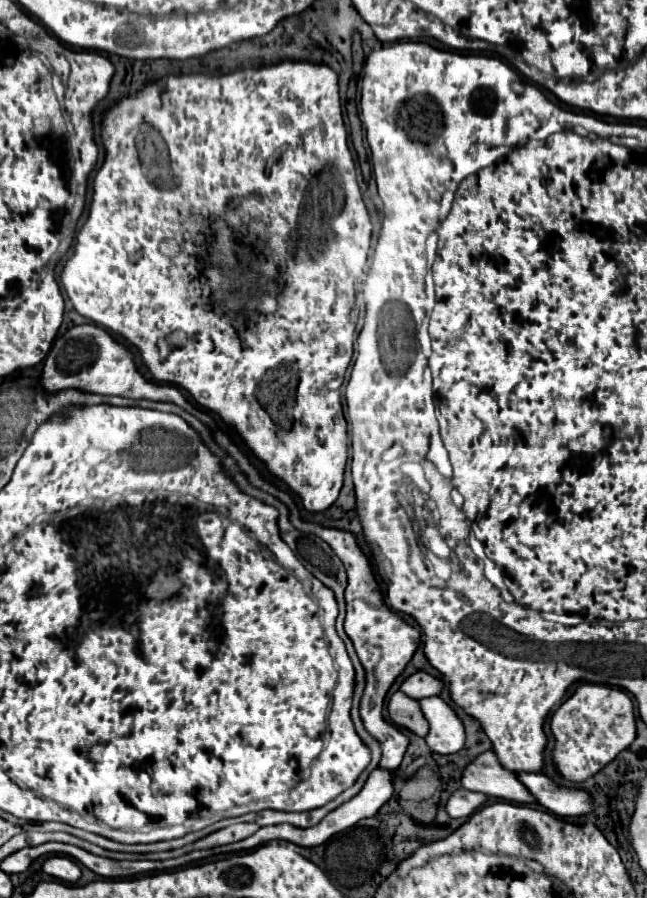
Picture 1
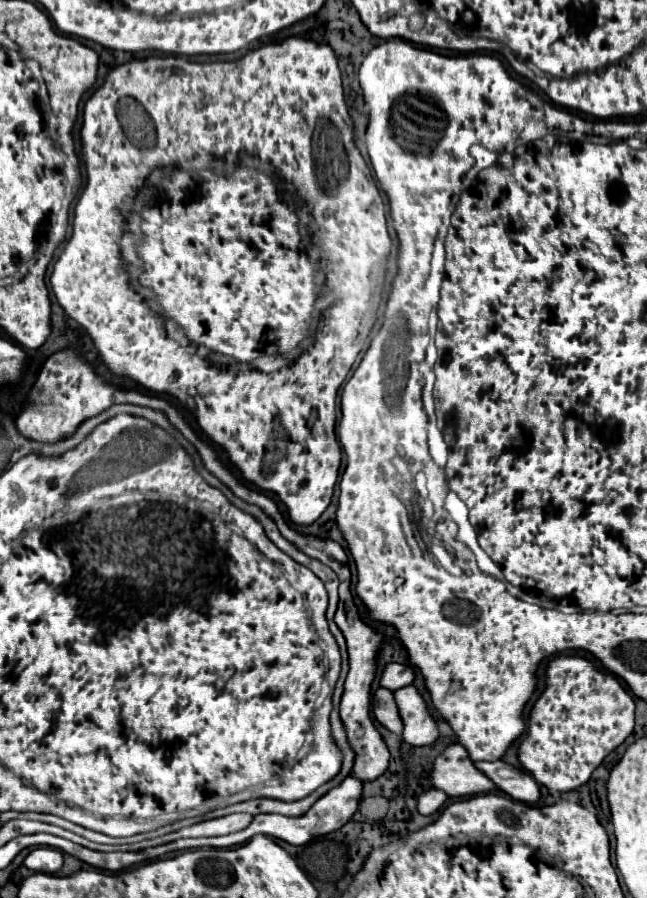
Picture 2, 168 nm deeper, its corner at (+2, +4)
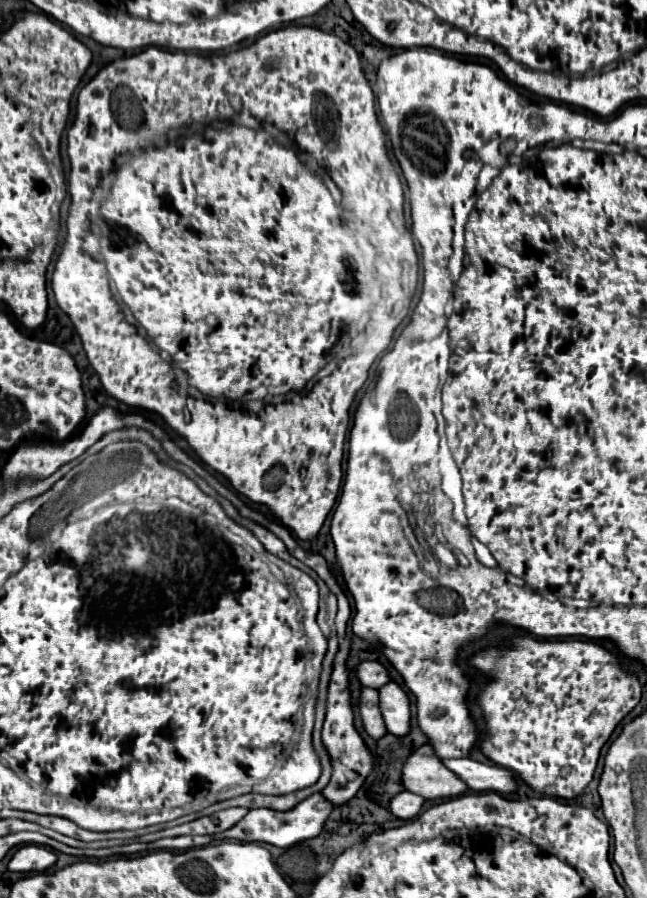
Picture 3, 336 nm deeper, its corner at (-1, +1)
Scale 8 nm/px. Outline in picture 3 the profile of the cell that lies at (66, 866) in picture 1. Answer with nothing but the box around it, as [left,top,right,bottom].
[8,845,56,873]

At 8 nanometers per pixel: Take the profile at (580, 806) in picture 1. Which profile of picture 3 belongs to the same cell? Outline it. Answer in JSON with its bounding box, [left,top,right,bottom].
[442,757,516,793]

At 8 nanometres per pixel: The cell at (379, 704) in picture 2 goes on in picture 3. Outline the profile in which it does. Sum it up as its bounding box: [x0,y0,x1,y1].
[360,691,386,739]

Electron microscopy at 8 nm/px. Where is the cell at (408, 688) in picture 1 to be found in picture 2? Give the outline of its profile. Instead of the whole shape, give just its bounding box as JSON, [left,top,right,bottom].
[381,664,415,690]

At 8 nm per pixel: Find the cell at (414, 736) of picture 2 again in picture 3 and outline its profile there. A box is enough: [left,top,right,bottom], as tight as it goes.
[378,681,410,737]

